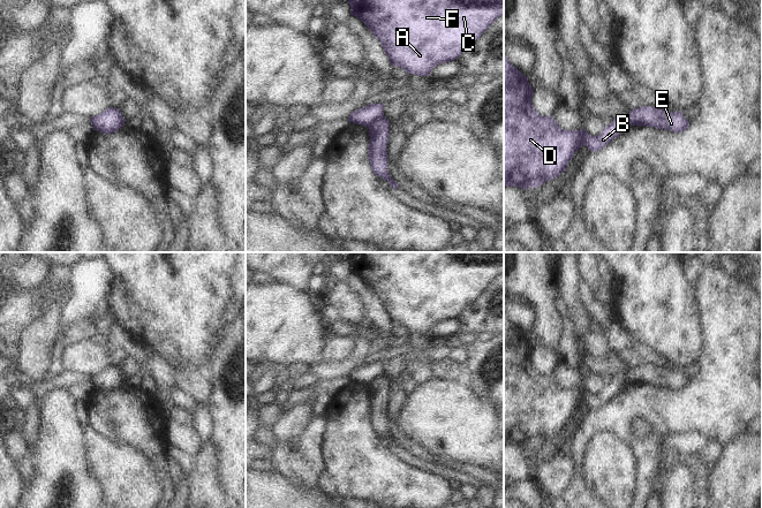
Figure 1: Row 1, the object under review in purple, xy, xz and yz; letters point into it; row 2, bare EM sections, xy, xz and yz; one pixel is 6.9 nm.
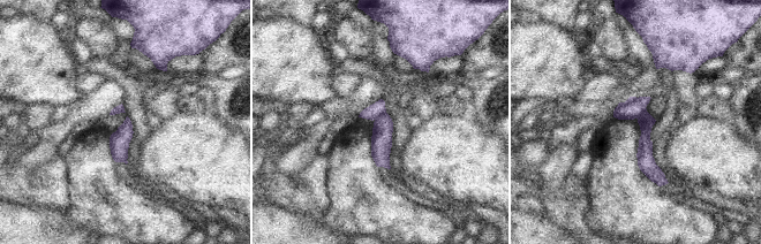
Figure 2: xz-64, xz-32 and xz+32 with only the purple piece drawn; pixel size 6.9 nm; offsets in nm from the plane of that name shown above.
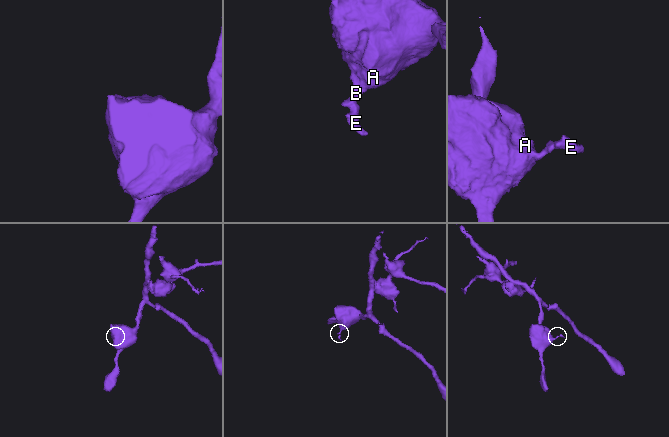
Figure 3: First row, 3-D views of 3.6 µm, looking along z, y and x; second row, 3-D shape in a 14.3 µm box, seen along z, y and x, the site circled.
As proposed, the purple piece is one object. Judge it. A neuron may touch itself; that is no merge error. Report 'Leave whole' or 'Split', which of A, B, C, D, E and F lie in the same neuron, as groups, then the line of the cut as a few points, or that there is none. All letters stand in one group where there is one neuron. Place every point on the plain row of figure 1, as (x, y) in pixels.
Split. Groups: A B C D F / E. Split along xz (383, 373), (376, 374), (367, 384)

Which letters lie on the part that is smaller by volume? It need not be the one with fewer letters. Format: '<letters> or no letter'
E

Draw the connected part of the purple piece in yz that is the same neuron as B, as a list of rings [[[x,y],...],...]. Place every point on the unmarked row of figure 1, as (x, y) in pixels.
[[[504,308],[504,445],[538,446],[546,439],[560,433],[582,403],[586,403],[591,410],[599,409],[618,395],[623,386],[627,384],[626,374],[616,374],[598,394],[591,394],[584,387],[561,387],[552,373],[542,374],[534,366],[531,362],[533,349],[534,347],[530,344],[528,336],[508,319]]]

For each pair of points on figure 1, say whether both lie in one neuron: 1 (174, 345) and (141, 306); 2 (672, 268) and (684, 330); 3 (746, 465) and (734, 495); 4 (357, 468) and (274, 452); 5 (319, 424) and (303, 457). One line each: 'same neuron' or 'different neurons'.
1: same neuron
2: same neuron
3: same neuron
4: different neurons
5: same neuron

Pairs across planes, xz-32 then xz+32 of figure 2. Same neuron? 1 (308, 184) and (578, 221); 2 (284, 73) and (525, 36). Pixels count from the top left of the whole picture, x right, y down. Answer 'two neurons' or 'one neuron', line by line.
1: one neuron
2: one neuron

